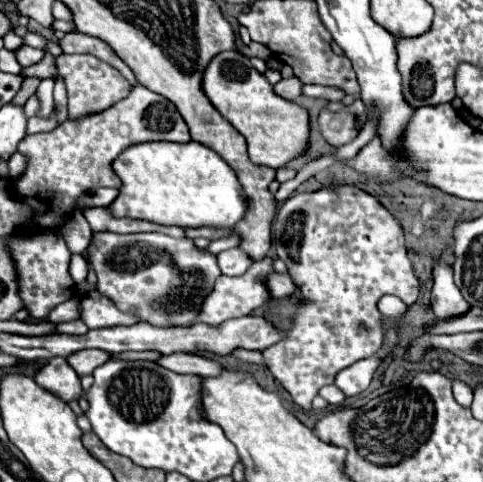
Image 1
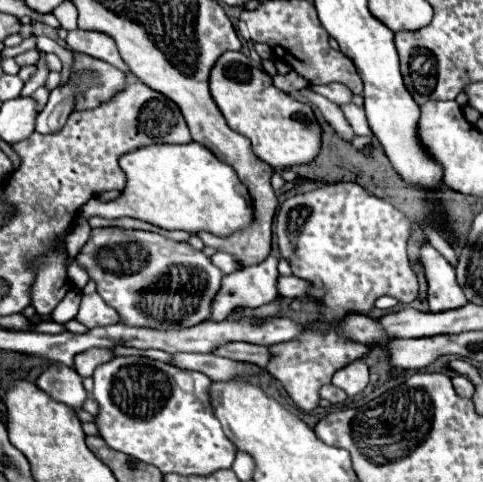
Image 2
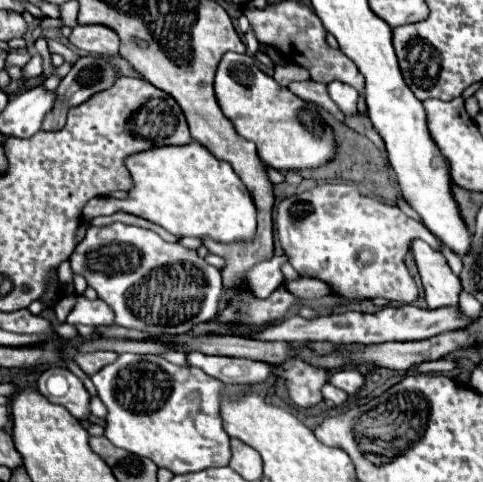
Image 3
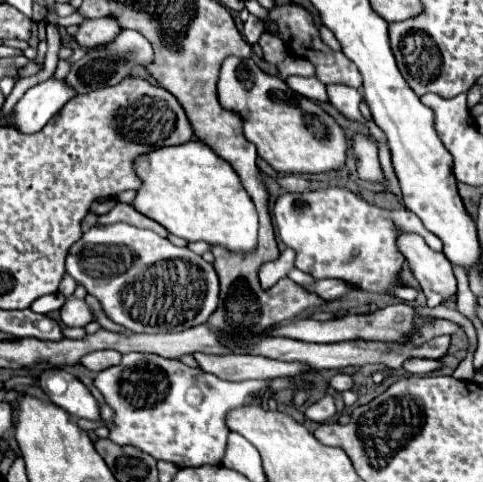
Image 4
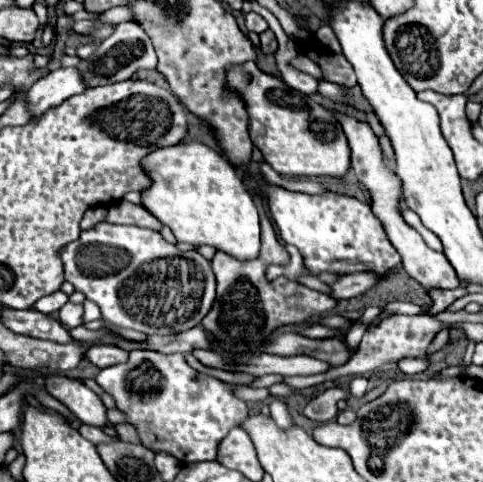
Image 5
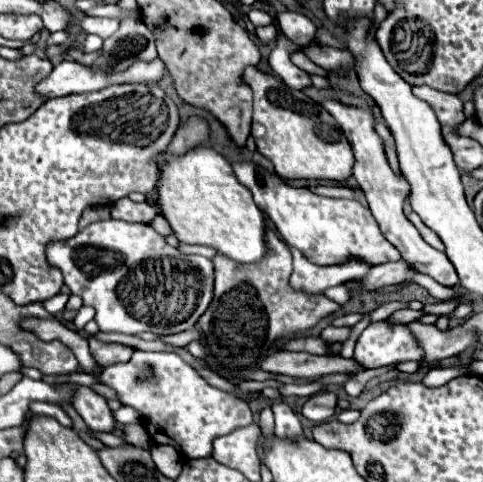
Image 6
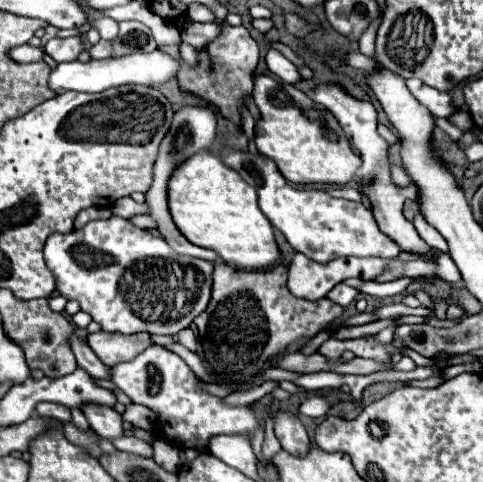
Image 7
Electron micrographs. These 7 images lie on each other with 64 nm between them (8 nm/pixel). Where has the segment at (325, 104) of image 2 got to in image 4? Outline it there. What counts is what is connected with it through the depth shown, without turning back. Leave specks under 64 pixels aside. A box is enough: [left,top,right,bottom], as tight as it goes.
[286,76,328,100]

